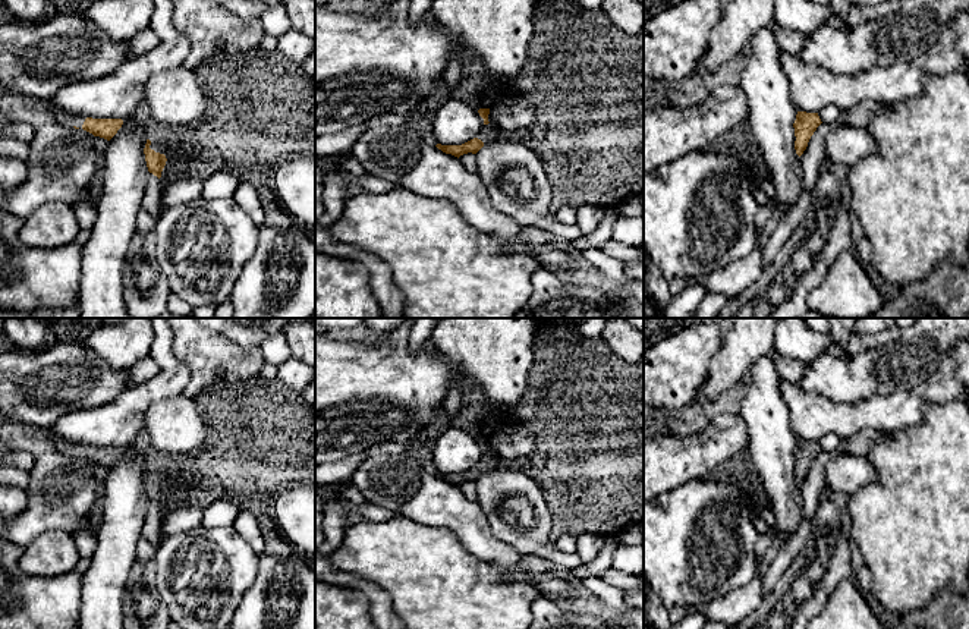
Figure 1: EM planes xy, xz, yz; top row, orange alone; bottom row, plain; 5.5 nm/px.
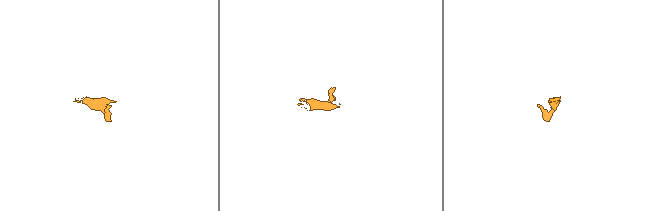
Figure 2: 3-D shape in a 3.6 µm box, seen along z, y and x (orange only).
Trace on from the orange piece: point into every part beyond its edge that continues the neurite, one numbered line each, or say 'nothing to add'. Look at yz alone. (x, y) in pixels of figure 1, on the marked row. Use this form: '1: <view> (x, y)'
nothing to add

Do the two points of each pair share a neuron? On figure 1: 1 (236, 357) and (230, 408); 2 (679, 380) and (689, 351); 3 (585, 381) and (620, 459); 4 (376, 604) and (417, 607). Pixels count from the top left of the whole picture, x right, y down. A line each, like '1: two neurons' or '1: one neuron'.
1: two neurons
2: one neuron
3: one neuron
4: two neurons

